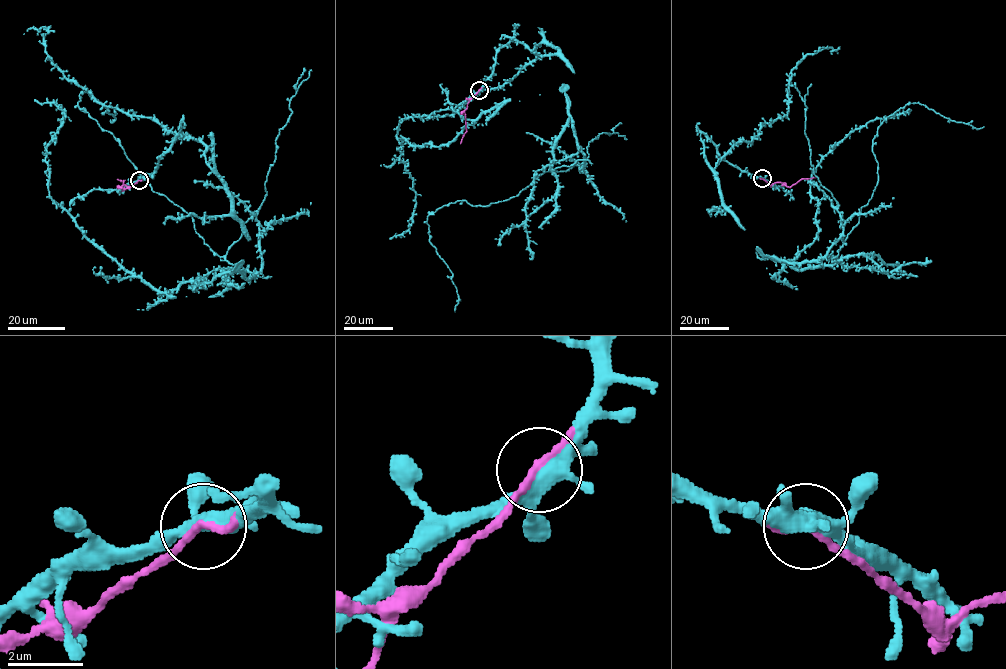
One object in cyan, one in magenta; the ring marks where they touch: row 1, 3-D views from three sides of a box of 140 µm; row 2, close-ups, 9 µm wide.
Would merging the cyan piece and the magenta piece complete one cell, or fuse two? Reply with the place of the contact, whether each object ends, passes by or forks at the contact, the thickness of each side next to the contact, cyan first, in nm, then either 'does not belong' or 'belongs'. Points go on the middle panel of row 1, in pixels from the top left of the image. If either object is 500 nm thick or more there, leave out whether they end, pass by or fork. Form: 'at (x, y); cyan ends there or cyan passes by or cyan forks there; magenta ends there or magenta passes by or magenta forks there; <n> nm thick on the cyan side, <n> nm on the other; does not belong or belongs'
at (479, 90); cyan forks there; magenta passes by; 400 nm thick on the cyan side, 180 nm on the other; does not belong

